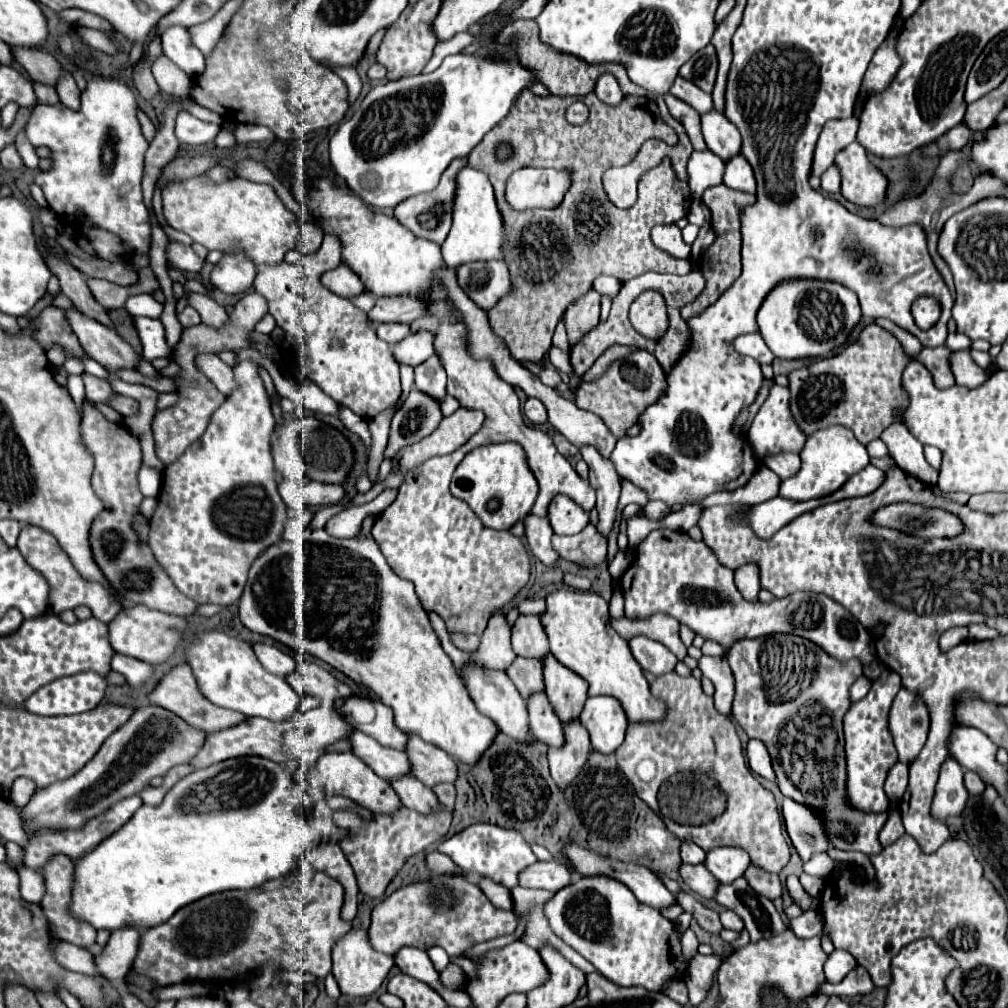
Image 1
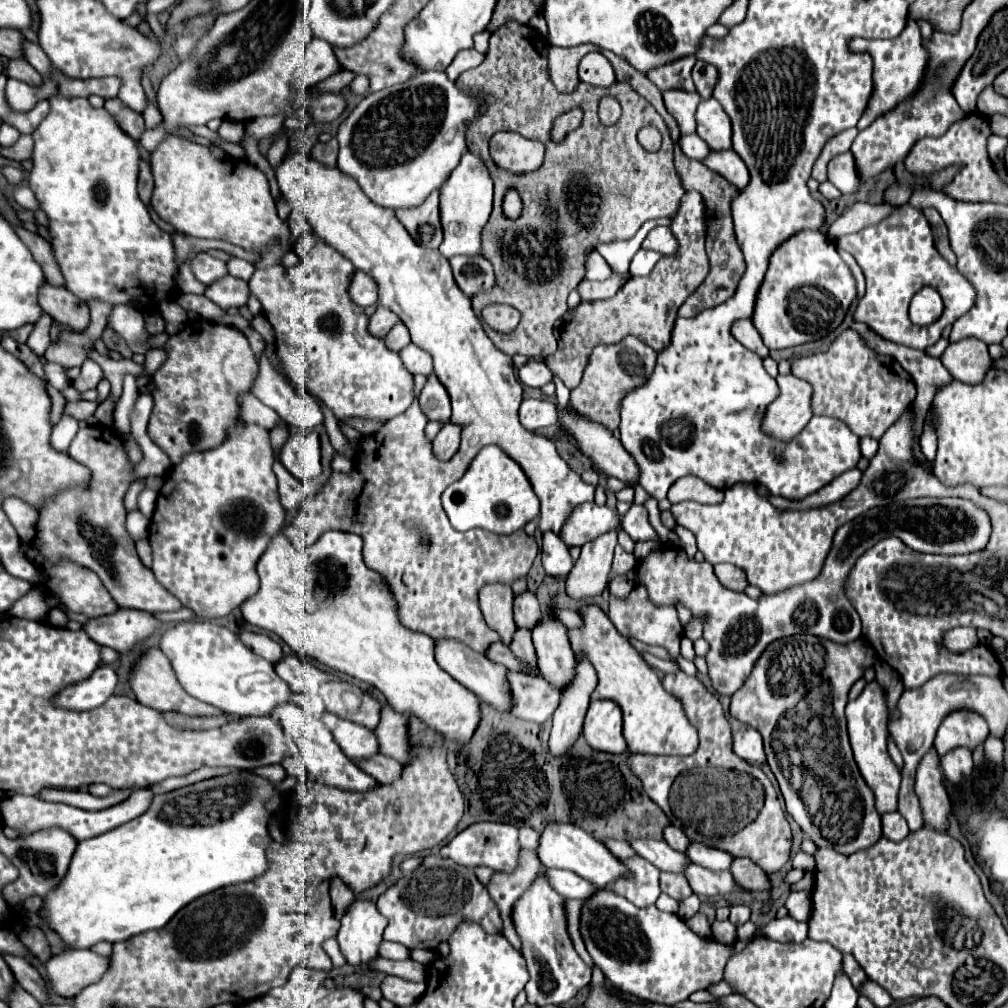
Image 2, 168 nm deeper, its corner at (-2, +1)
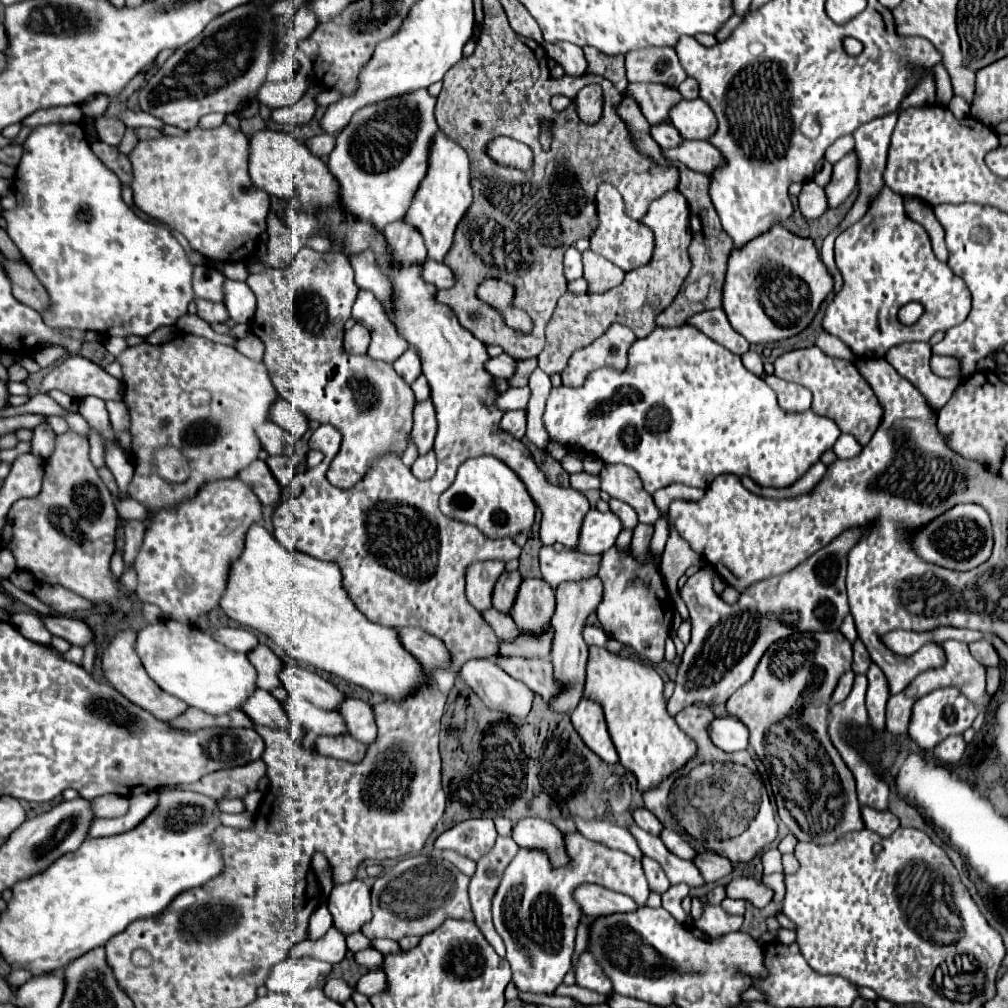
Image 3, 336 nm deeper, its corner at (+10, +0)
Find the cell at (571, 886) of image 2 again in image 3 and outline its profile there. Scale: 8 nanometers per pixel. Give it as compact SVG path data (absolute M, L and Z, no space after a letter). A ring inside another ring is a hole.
M584 883L576 887L572 897L576 897L576 903L582 907L586 917L624 913L624 911L634 911L638 907L628 895L604 889L594 883Z

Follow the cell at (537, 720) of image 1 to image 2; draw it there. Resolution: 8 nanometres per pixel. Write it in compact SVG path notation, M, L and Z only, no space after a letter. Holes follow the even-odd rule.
M508 672L508 692L512 696L510 712L516 718L542 724L552 718L560 700L560 690L548 684L544 678L526 676L520 672Z

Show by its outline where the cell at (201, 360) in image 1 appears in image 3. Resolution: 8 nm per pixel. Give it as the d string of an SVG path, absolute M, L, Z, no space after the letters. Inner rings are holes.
M264 421L262 425L256 427L258 439L262 443L262 447L268 451L268 455L292 455L294 453L294 443L296 439L282 427L278 427L272 421Z

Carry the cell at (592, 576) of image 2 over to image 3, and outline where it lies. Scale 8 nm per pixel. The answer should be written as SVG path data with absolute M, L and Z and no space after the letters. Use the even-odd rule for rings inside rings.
M588 577L588 581L568 581L558 585L556 589L556 613L552 617L552 665L558 691L554 693L552 701L548 701L554 713L572 713L578 701L582 699L584 681L586 681L586 659L588 659L588 645L582 639L582 627L586 617L598 607L602 599L602 581L598 577Z

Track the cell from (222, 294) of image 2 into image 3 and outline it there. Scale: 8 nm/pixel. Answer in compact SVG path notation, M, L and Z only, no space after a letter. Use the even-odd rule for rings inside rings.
M196 299L198 305L198 317L202 317L208 323L226 323L228 321L228 311L224 303L216 303L216 301L204 301L204 299Z

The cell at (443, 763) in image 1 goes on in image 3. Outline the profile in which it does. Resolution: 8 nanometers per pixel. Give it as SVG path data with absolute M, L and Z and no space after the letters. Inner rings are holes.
M346 697L344 703L338 707L338 713L344 717L346 727L350 735L356 737L356 741L364 745L372 745L372 741L376 741L378 727L376 727L370 703Z

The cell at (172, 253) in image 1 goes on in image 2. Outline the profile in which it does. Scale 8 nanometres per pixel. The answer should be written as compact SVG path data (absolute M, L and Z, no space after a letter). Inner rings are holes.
M200 252L194 260L192 260L192 272L196 274L196 278L210 286L214 282L218 282L220 278L224 278L228 274L228 268L226 268L226 262L218 260L218 258L212 258L210 254L206 252Z

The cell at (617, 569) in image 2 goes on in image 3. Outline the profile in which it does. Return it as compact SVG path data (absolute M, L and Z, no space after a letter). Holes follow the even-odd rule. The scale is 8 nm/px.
M540 547L540 571L542 579L556 589L562 581L578 581L598 573L602 555L586 555L576 549L564 549L556 553L552 547Z

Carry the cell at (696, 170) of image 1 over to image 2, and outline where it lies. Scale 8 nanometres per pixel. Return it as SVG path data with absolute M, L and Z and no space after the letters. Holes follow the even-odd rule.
M688 134L688 136L680 136L680 148L688 158L694 160L704 160L704 156L708 156L708 144L704 144L704 140L696 134Z

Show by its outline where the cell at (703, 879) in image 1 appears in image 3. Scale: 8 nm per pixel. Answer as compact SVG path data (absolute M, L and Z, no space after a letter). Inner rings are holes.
M574 819L578 831L596 843L602 843L610 849L618 849L624 851L628 855L632 855L634 859L642 859L644 853L638 847L638 841L632 837L632 833L624 827L612 825L610 821L584 821L584 819Z

